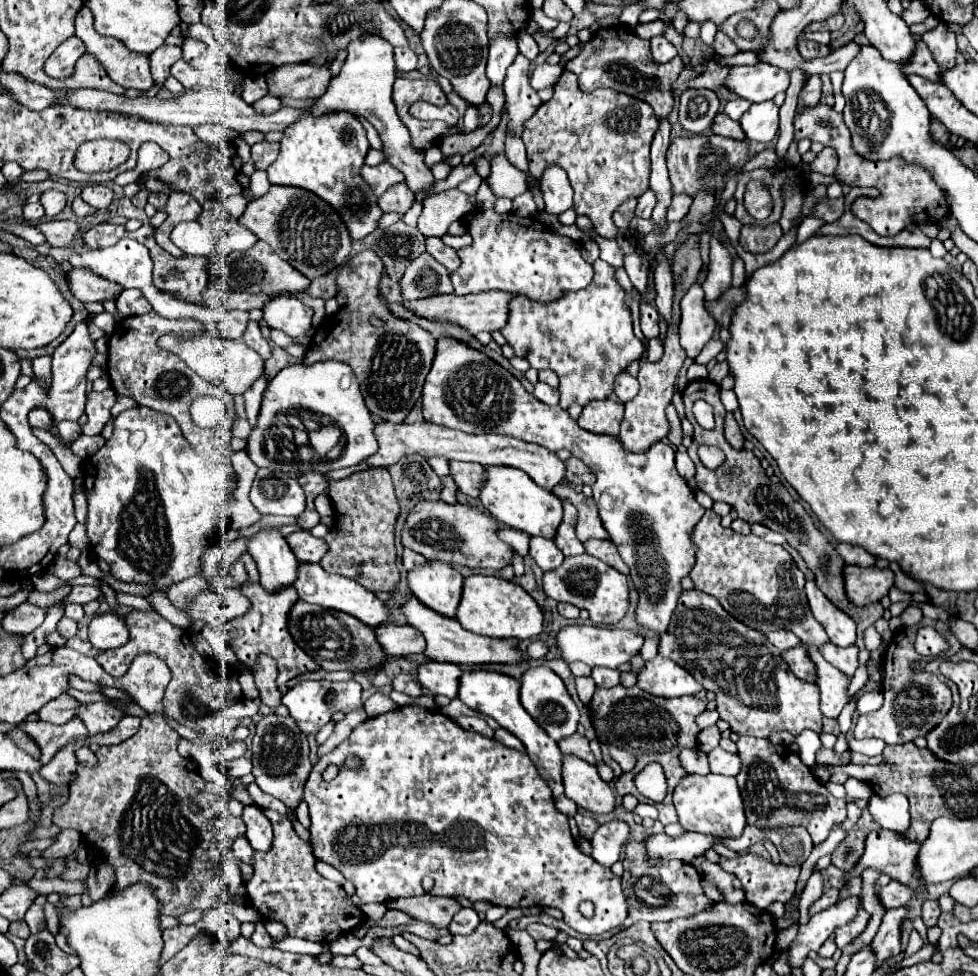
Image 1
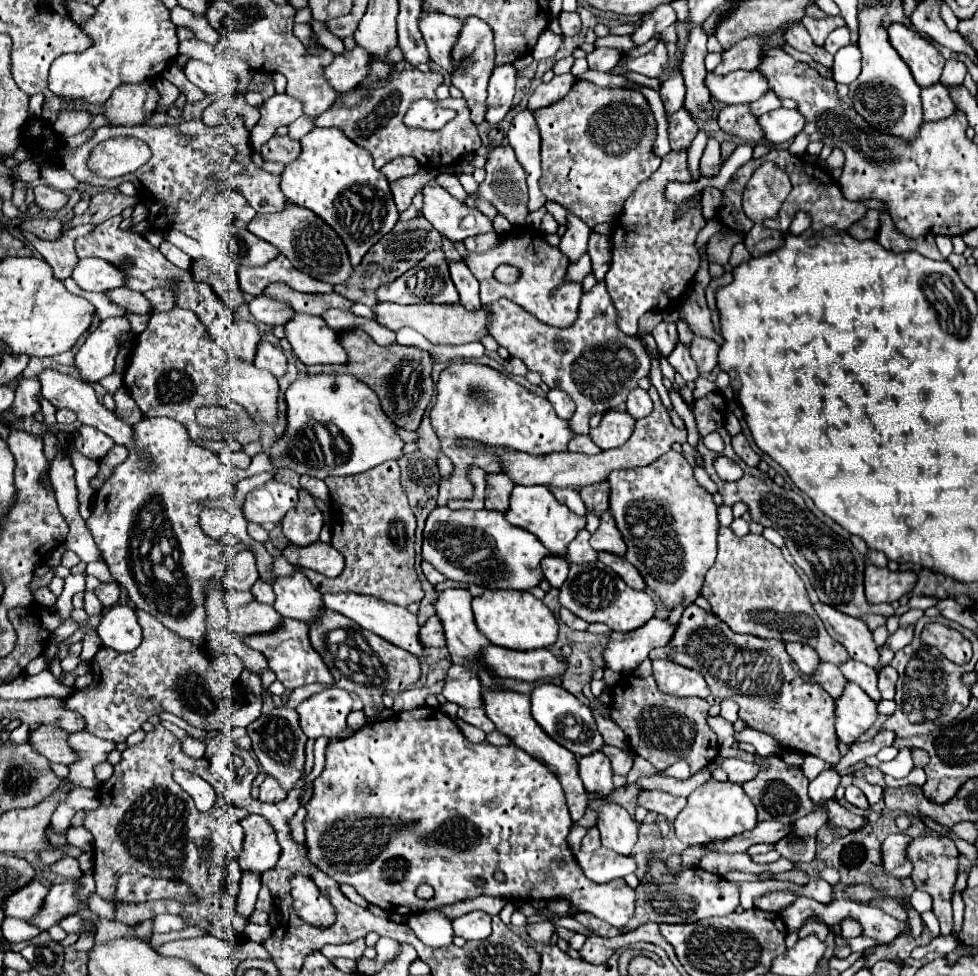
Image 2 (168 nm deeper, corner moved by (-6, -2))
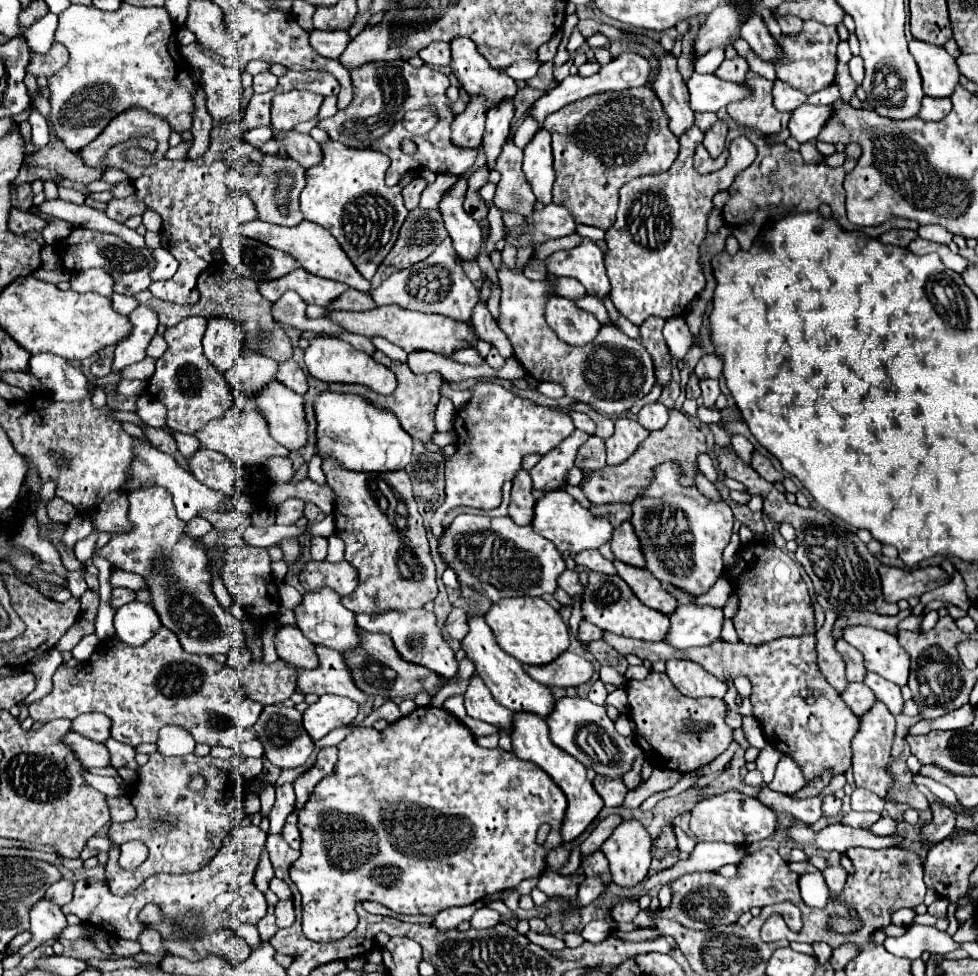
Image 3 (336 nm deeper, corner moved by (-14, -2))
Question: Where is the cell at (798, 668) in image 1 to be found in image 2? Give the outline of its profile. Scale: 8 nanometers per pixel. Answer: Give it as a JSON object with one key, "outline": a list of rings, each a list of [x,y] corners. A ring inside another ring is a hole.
{"outline":[[[826,662],[820,664],[818,672],[814,674],[814,680],[816,680],[832,698],[842,696],[842,690],[844,690],[844,686],[846,686],[846,682],[848,682],[834,664],[826,664]]]}

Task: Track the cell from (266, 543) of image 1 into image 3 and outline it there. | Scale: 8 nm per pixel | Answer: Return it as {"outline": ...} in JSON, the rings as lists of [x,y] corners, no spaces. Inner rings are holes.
{"outline":[[[320,588],[316,592],[304,592],[302,602],[294,608],[294,614],[296,614],[296,626],[304,632],[304,636],[312,644],[324,644],[328,648],[334,648],[336,652],[344,652],[344,648],[358,646],[354,614],[342,606],[340,596],[334,590]]]}

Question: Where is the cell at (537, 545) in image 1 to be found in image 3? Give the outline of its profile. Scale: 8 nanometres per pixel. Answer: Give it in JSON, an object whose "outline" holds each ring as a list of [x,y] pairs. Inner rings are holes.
{"outline":[[[564,570],[558,578],[558,586],[568,594],[568,596],[576,596],[576,594],[582,594],[584,588],[578,580],[578,574],[574,570]]]}

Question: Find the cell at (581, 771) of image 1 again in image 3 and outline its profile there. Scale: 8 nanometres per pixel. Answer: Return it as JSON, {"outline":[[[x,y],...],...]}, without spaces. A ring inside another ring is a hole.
{"outline":[[[624,820],[602,844],[602,852],[610,862],[612,880],[620,886],[634,886],[648,874],[652,836],[640,820]]]}

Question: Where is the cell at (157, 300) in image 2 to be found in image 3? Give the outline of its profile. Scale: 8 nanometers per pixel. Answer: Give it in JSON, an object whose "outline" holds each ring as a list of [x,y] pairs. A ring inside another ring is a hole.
{"outline":[[[306,70],[306,72],[288,72],[278,80],[278,86],[266,94],[254,94],[242,114],[240,122],[220,122],[212,128],[210,132],[210,146],[206,154],[200,158],[182,158],[182,160],[166,160],[156,166],[128,166],[126,160],[122,160],[122,152],[130,146],[142,146],[148,148],[148,152],[154,150],[154,140],[152,138],[130,138],[126,142],[120,142],[112,148],[108,148],[104,160],[102,160],[102,170],[110,168],[120,168],[126,172],[128,180],[136,188],[136,196],[146,202],[146,206],[162,216],[162,248],[166,248],[178,262],[178,272],[170,280],[154,282],[150,284],[150,292],[166,302],[174,304],[194,304],[200,294],[196,290],[196,278],[200,272],[212,262],[212,250],[220,246],[220,234],[226,234],[231,231],[235,225],[235,210],[225,202],[225,196],[228,192],[234,190],[246,190],[248,196],[254,200],[256,210],[260,214],[260,220],[280,224],[280,226],[294,226],[302,222],[302,212],[298,206],[298,194],[304,188],[304,168],[300,164],[294,164],[294,160],[282,160],[278,154],[264,154],[258,148],[252,148],[248,142],[242,140],[242,134],[246,130],[258,128],[258,126],[270,126],[270,104],[272,98],[280,92],[290,92],[290,90],[306,90],[314,92],[320,96],[332,96],[340,90],[338,82],[334,76],[322,70]],[[254,160],[262,166],[256,178],[246,178],[242,174],[244,162]],[[286,172],[292,176],[294,184],[288,192],[288,204],[286,212],[280,212],[278,208],[278,174]]]}

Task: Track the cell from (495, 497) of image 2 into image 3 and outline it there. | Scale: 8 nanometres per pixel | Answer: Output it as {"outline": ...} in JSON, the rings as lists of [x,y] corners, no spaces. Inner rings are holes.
{"outline":[[[526,470],[518,472],[518,476],[514,478],[514,486],[512,486],[512,496],[510,496],[510,506],[508,506],[508,516],[520,524],[526,526],[530,524],[530,516],[534,516],[532,506],[534,506],[534,496],[532,496],[532,480],[528,476]]]}

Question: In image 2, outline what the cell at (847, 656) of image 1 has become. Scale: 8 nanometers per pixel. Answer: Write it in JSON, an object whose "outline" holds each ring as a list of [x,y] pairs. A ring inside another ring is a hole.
{"outline":[[[848,660],[846,664],[840,666],[840,670],[842,670],[842,674],[844,674],[850,682],[858,684],[874,702],[878,702],[878,700],[882,698],[878,686],[876,686],[876,684],[878,684],[878,672],[872,670],[870,666],[866,666],[866,664],[862,664],[862,662]]]}

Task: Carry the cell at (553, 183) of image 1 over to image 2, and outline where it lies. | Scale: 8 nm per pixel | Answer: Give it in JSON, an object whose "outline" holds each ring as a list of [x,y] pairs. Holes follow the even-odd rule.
{"outline":[[[568,212],[568,230],[560,240],[560,252],[570,260],[578,262],[582,254],[588,252],[588,238],[590,238],[590,228],[576,216]]]}

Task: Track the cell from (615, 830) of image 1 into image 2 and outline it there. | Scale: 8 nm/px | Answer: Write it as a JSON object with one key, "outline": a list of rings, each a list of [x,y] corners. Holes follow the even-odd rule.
{"outline":[[[576,852],[576,860],[586,874],[588,880],[594,880],[596,884],[604,884],[616,878],[624,878],[626,874],[636,872],[634,858],[626,858],[614,852],[608,852],[608,856],[600,856],[598,852]]]}

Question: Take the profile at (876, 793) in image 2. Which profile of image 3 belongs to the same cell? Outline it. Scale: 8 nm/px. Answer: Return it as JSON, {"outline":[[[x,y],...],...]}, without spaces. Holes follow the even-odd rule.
{"outline":[[[876,700],[868,712],[860,716],[860,728],[856,736],[852,738],[852,768],[854,768],[854,780],[858,788],[868,788],[880,798],[886,796],[886,790],[890,786],[890,774],[888,774],[888,762],[890,762],[890,746],[894,738],[894,716],[890,710]]]}

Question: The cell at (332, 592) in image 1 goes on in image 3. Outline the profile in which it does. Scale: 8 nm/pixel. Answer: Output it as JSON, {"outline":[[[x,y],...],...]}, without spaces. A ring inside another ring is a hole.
{"outline":[[[404,610],[404,612],[380,612],[380,614],[356,614],[356,624],[368,632],[382,632],[390,634],[396,650],[404,660],[410,660],[414,664],[422,664],[436,674],[444,678],[452,678],[458,672],[458,664],[454,660],[452,648],[446,644],[446,640],[440,634],[440,628],[436,626],[436,616],[426,610]]]}

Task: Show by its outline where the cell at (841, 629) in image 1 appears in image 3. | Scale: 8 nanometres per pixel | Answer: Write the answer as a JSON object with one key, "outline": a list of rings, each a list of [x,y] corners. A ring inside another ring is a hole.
{"outline":[[[846,626],[844,640],[858,648],[864,656],[864,666],[882,678],[904,686],[910,672],[910,656],[902,650],[896,636],[870,626]]]}

